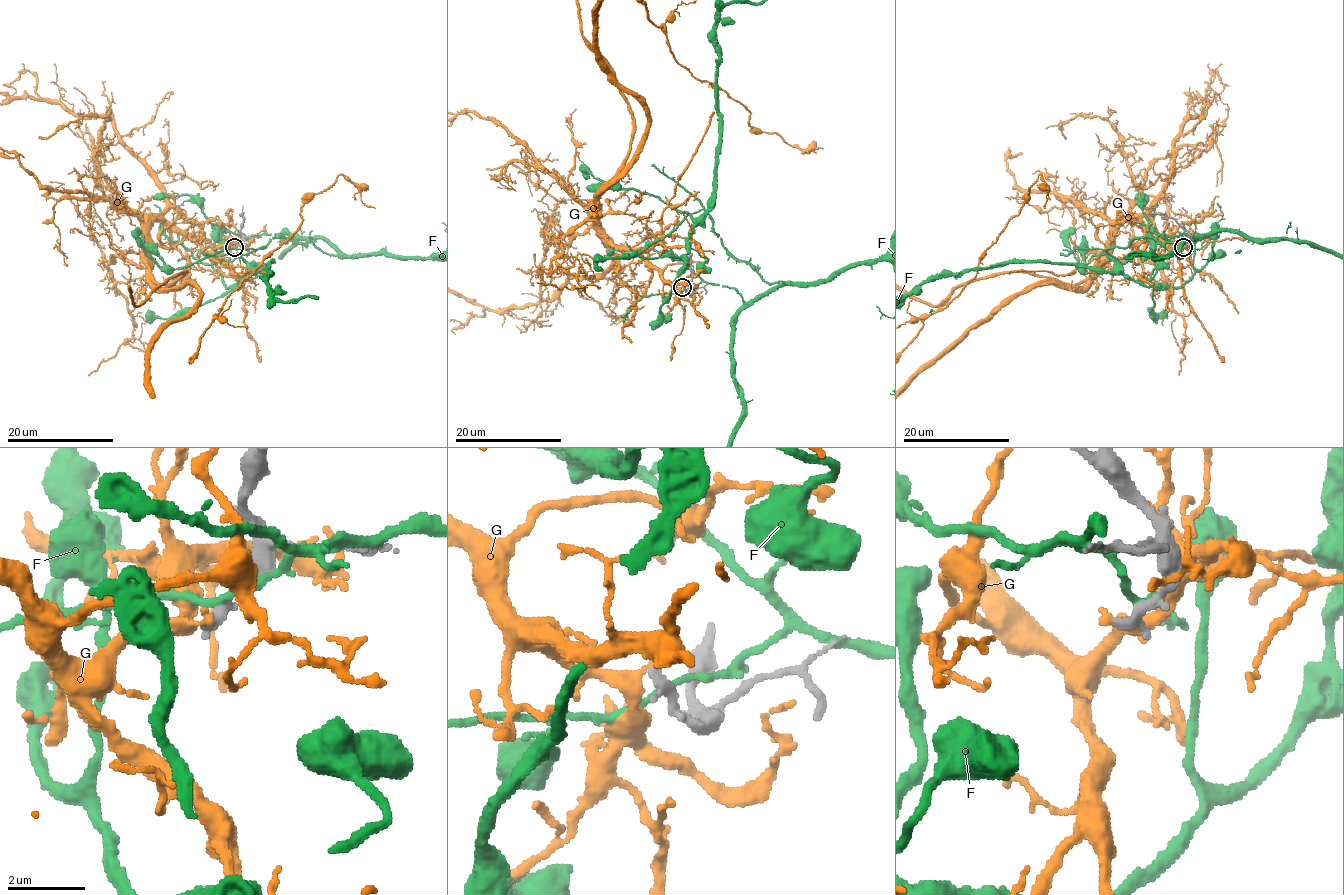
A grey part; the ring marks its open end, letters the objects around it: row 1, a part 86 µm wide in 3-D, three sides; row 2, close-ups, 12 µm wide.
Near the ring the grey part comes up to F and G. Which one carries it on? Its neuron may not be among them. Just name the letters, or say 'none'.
none

